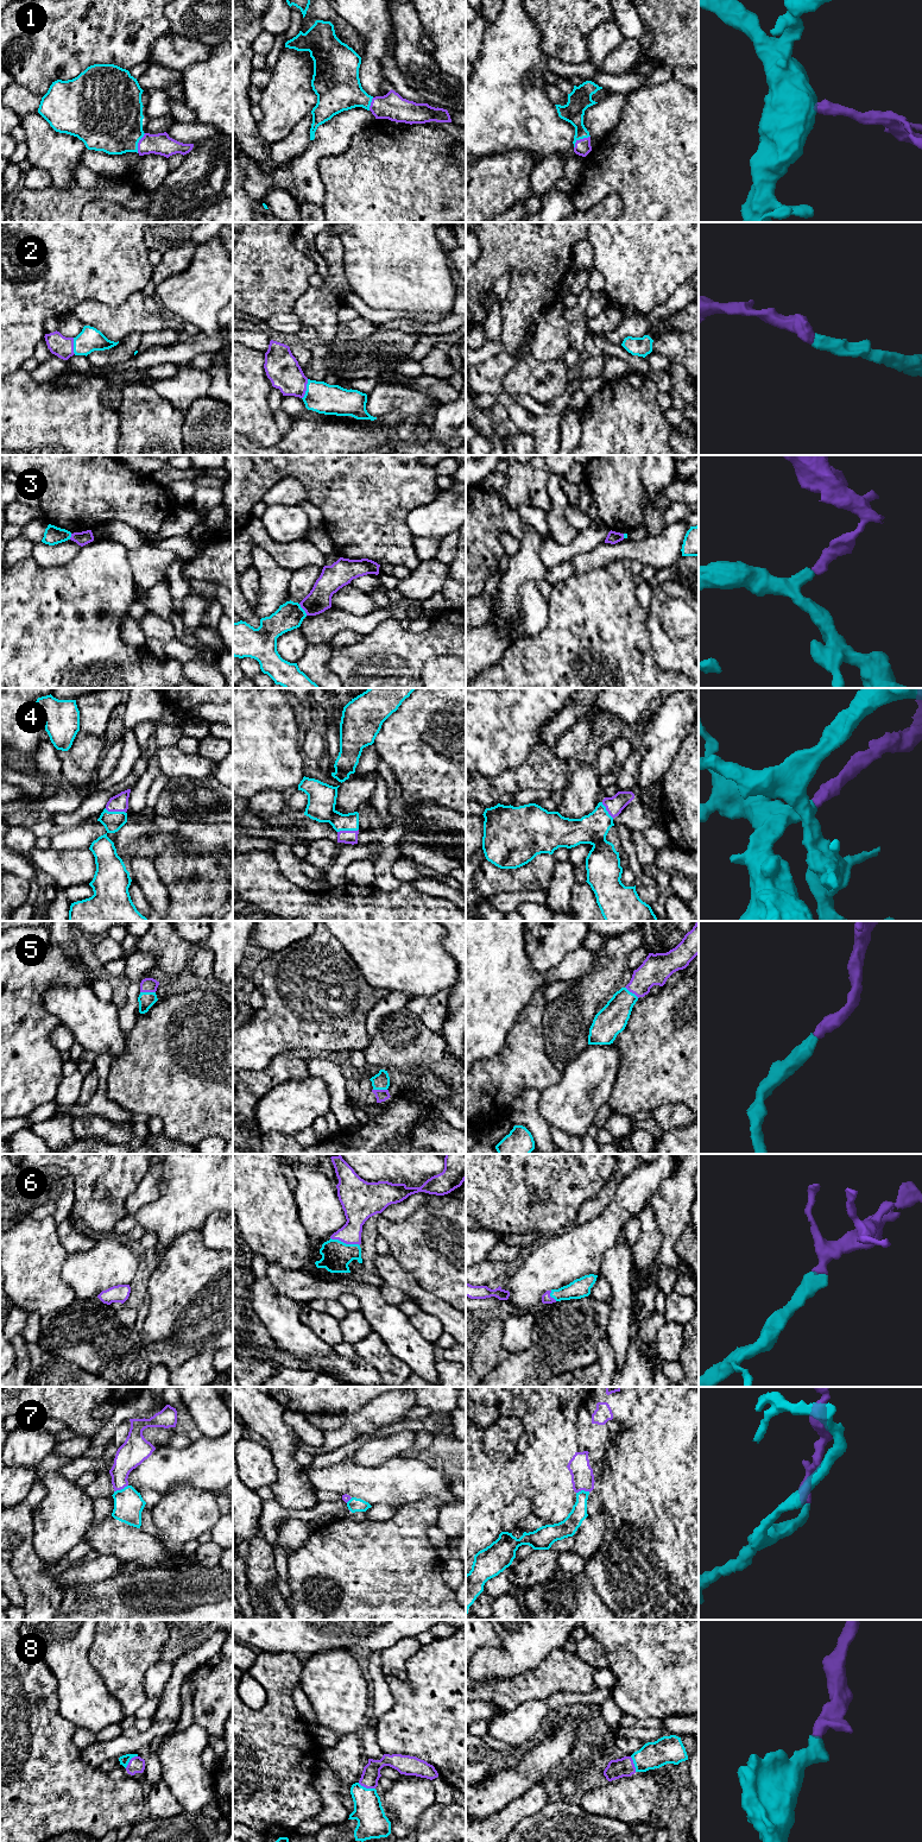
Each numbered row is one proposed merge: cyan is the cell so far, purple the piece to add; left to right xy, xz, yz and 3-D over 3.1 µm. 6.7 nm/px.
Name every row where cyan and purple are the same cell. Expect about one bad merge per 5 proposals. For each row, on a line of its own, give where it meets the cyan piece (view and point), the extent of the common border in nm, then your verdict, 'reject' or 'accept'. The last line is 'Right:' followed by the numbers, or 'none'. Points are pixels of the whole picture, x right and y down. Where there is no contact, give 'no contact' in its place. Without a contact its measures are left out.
1: contact yz (580, 138); length 140 nm; accept
2: contact xz (307, 389); length 140 nm; accept
3: contact xz (303, 610); length 100 nm; reject
4: contact xz (347, 830); length 150 nm; accept
5: contact xy (147, 992); length 100 nm; accept
6: contact xz (345, 1243); length 200 nm; accept
7: contact xy (121, 1489); length 110 nm; accept
8: contact xz (365, 1787); length 130 nm; accept
Right: 1, 2, 4, 5, 6, 7, 8

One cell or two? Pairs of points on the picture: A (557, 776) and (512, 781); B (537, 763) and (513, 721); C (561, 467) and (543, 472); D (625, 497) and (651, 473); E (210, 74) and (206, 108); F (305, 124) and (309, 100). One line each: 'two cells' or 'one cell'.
A: one cell
B: two cells
C: two cells
D: two cells
E: one cell
F: two cells

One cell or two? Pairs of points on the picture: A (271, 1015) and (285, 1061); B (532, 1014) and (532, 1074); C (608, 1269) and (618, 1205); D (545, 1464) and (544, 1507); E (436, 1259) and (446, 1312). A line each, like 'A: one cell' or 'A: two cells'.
A: two cells
B: one cell
C: two cells
D: two cells
E: two cells

